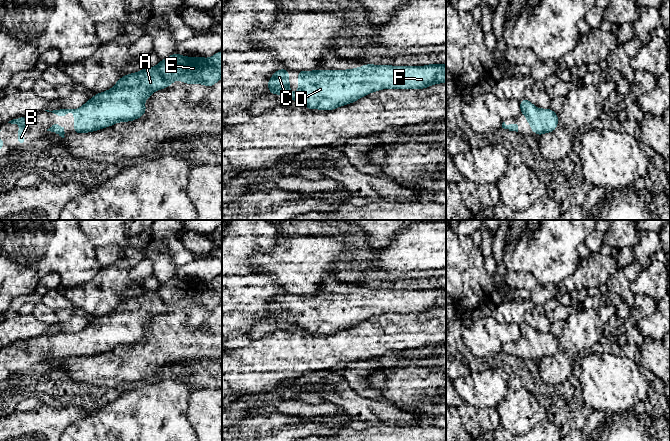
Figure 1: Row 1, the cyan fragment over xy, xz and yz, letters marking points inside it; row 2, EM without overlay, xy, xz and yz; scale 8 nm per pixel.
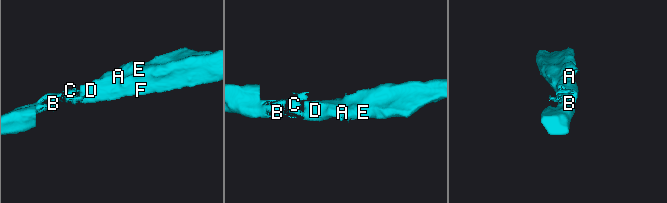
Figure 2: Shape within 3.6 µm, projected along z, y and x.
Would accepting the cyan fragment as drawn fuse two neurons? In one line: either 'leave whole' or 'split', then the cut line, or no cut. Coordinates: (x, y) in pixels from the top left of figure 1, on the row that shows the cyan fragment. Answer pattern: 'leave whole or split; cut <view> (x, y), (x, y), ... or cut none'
leave whole; cut none

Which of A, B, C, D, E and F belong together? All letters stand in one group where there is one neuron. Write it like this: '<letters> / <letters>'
A B C D E F

